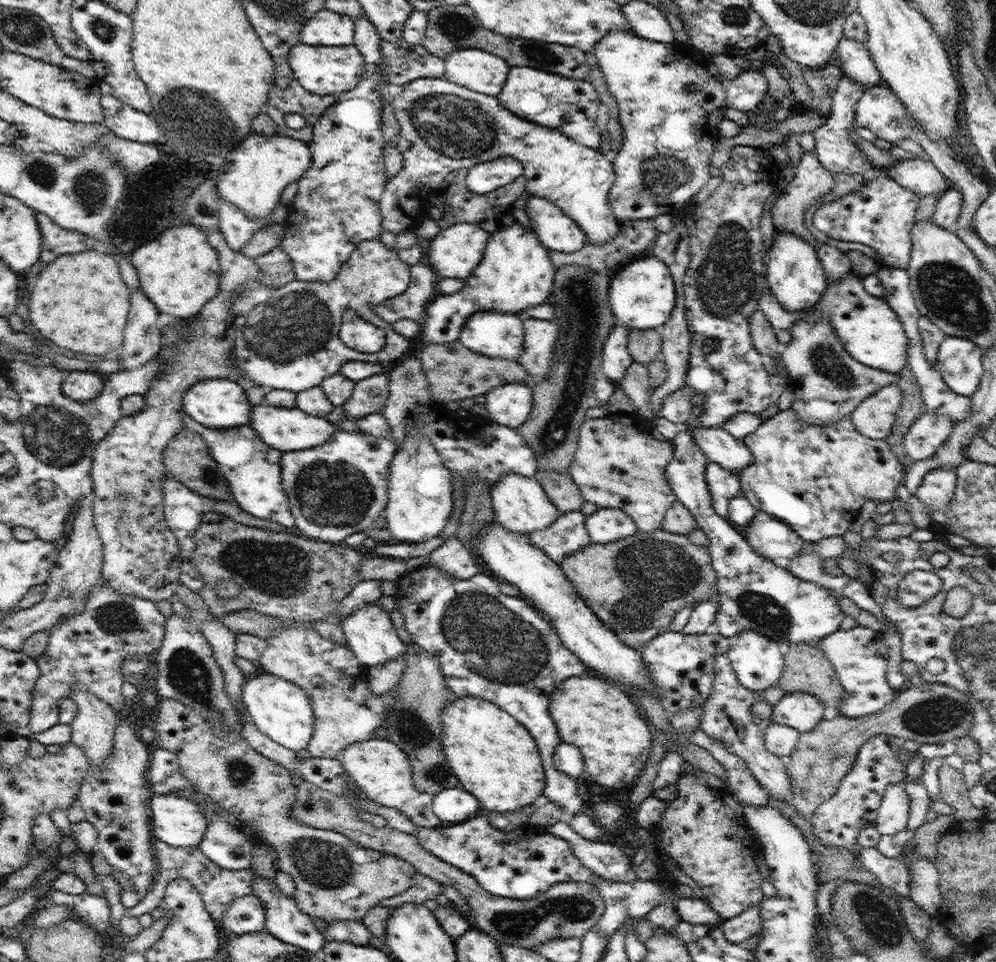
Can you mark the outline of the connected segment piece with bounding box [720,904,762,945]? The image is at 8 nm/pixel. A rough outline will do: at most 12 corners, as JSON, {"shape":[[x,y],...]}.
{"shape":[[762,904],[724,920],[726,940],[736,945],[759,934]]}

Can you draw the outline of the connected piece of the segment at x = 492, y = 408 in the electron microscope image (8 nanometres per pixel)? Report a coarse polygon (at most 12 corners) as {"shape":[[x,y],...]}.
{"shape":[[505,383],[482,397],[490,421],[516,429],[533,389]]}

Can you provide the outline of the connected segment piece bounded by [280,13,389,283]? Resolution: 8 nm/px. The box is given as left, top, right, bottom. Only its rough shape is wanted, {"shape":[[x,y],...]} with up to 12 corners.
{"shape":[[380,35],[364,76],[313,126],[280,246],[330,282],[378,239],[386,183]]}

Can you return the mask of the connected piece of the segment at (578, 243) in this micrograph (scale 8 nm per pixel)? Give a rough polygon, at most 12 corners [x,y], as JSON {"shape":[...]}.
{"shape":[[531,195],[525,211],[546,248],[571,253],[586,233],[556,203]]}

